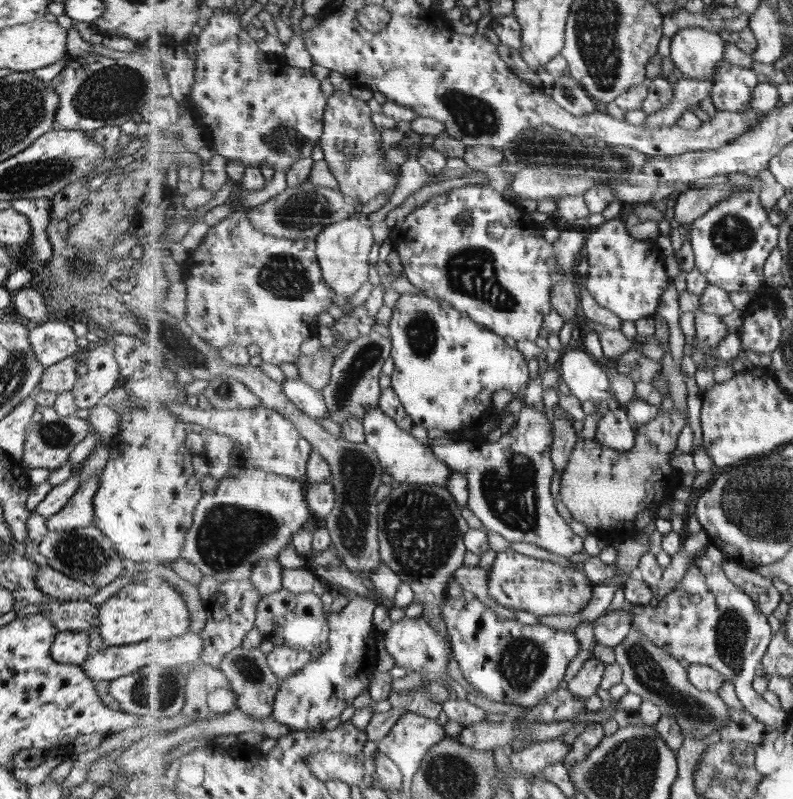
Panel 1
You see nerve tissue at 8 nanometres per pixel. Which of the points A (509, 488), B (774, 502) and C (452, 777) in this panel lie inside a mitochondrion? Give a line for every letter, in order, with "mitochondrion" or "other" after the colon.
A: mitochondrion
B: mitochondrion
C: mitochondrion

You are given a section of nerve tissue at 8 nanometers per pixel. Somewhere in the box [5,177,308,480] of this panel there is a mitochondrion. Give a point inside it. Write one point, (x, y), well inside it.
(55, 434)

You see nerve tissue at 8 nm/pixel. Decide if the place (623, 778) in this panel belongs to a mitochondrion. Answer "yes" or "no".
yes

